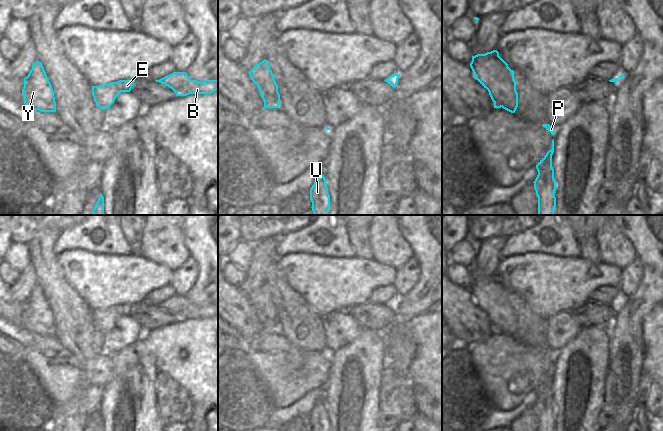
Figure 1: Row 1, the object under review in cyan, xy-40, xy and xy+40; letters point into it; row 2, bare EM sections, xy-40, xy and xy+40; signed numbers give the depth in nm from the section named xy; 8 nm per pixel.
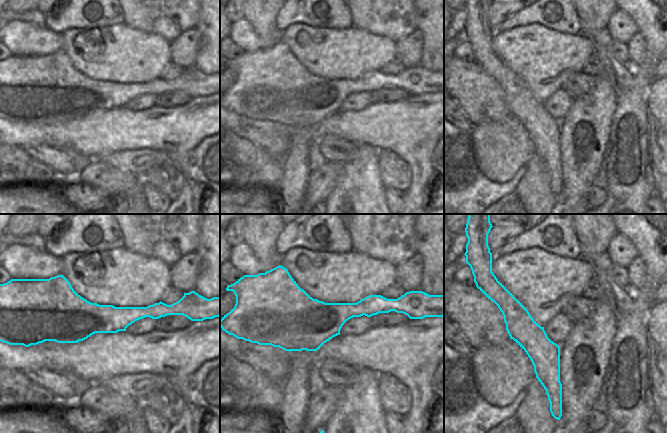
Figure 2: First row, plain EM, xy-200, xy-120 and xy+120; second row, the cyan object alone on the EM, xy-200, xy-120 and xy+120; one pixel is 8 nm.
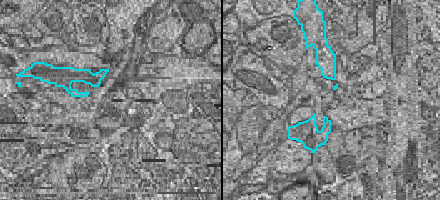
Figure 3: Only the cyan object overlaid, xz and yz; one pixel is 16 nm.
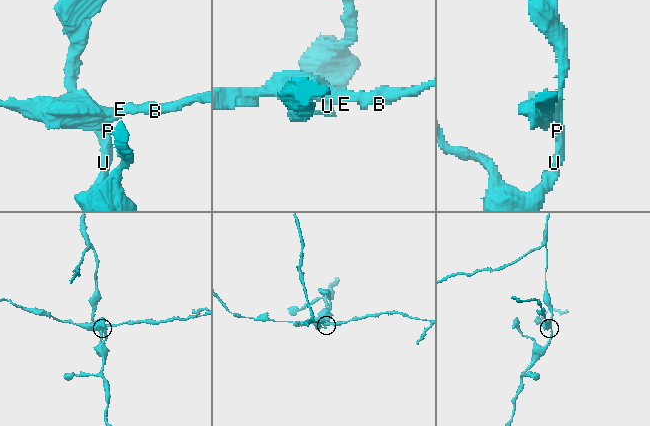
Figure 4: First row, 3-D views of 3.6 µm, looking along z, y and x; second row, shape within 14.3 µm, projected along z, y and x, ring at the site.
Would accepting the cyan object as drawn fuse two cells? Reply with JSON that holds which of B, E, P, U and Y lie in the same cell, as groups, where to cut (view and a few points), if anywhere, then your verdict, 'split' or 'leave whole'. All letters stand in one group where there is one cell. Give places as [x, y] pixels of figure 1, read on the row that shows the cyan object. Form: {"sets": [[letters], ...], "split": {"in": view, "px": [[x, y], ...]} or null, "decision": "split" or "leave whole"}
{"sets": [["B", "E", "Y"], ["P", "U"]], "split": {"in": "xy", "px": [[257, 84], [269, 93], [276, 93], [279, 104]]}, "decision": "split"}

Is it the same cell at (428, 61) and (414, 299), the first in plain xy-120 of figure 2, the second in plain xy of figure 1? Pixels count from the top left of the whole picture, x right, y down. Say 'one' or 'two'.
one

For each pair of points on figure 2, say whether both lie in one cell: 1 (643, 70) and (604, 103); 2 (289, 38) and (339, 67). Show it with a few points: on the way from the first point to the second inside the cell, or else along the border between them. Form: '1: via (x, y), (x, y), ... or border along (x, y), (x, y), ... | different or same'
1: border along (617, 102), (610, 125) | different
2: via (301, 45), (310, 45), (327, 55) | same

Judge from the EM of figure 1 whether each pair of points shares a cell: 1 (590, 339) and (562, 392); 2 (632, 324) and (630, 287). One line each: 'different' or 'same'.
1: same
2: different

